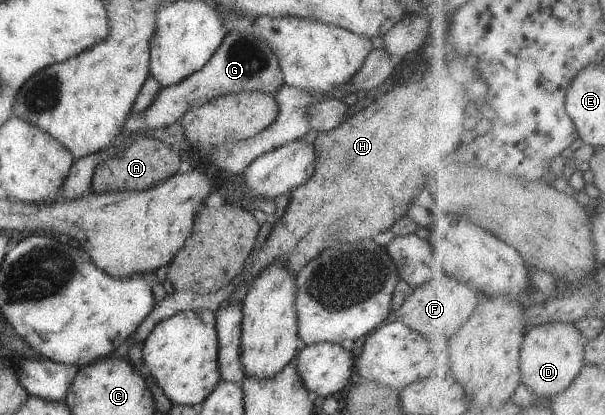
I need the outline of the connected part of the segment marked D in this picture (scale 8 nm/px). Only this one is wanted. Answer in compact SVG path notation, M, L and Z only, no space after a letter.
M551 322L532 328L527 333L523 345L523 384L534 393L535 397L552 398L567 392L588 363L586 352L589 341L575 323L571 322Z

